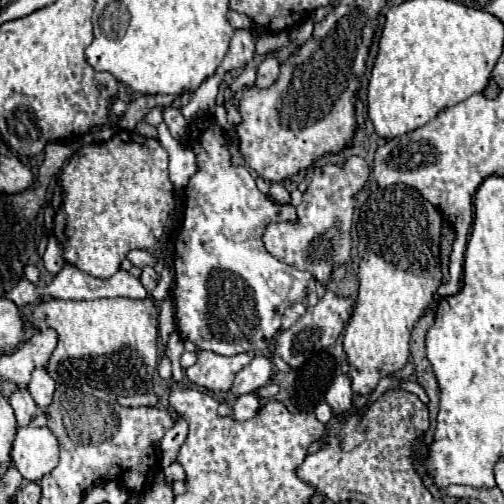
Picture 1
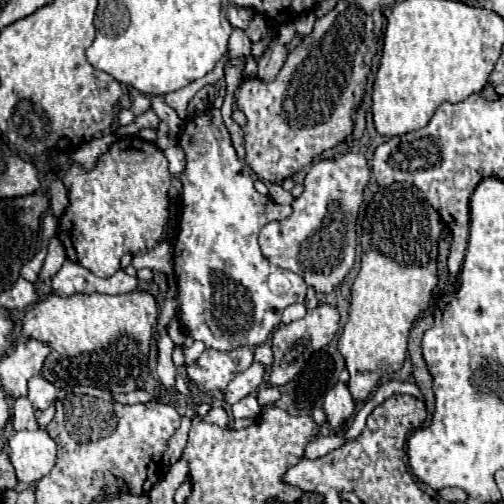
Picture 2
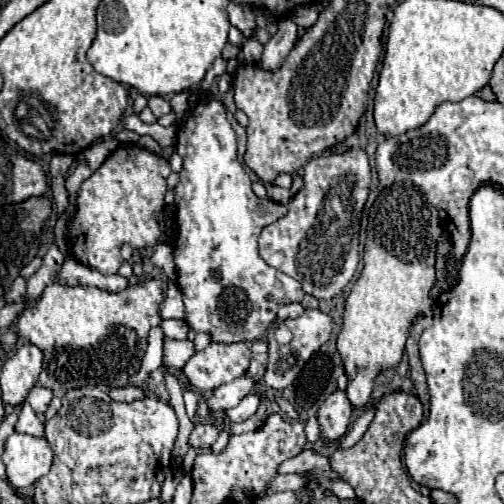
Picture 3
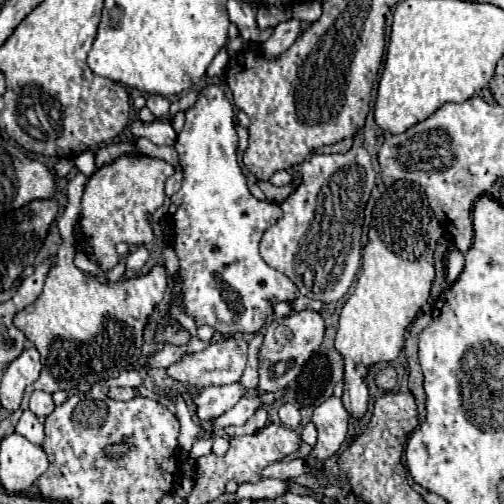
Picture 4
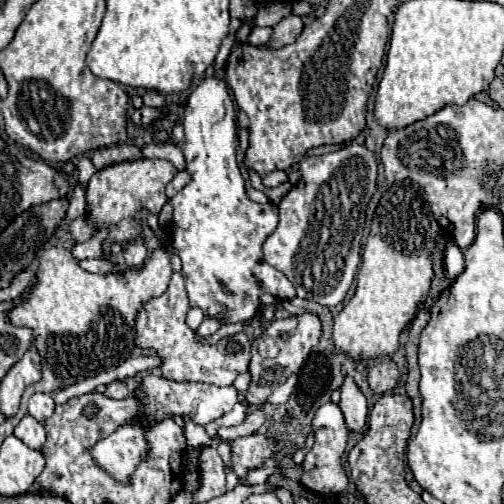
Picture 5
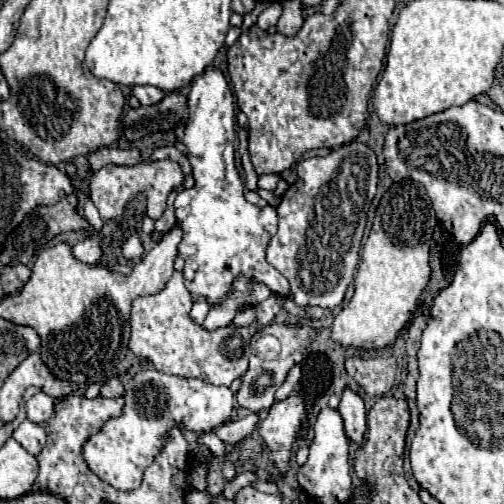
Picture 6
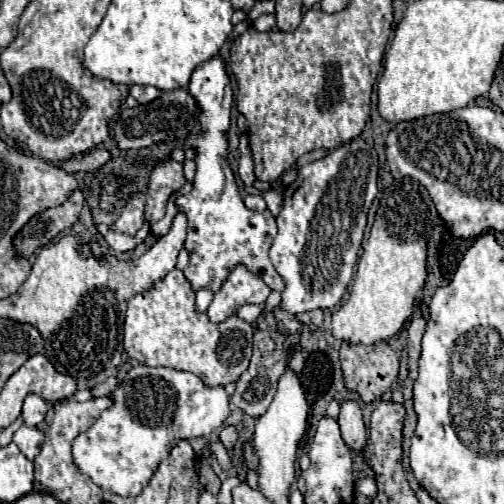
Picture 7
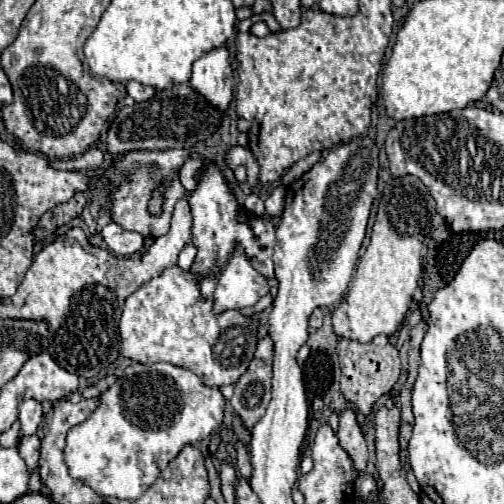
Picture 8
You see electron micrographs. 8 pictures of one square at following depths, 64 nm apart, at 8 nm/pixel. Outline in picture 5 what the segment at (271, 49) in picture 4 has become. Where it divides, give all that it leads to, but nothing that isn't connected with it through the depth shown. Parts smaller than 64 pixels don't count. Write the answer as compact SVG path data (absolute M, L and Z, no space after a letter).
M290 14L288 18L284 18L282 22L278 22L278 24L274 26L274 32L272 32L270 40L266 42L266 46L276 50L276 48L282 48L282 46L286 46L286 44L292 44L292 42L300 36L302 28L304 28L302 18L296 16L296 14Z

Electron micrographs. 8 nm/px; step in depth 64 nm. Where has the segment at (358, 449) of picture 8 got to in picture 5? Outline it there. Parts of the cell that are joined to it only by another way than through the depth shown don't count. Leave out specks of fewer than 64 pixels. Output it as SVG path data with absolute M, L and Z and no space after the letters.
M348 374L344 378L342 384L342 398L340 398L340 408L344 412L346 418L346 426L354 432L360 432L366 424L366 414L368 414L368 406L366 406L366 396L364 392L358 388L358 384L354 382L354 378Z

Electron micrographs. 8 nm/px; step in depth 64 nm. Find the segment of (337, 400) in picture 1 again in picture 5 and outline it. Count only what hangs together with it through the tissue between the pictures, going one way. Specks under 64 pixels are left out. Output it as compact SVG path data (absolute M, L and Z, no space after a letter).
M326 402L322 404L314 418L312 418L312 430L314 430L314 436L316 436L316 442L314 446L310 448L310 452L306 454L304 462L302 462L302 484L318 494L324 494L324 496L332 496L332 498L338 498L342 490L346 490L348 486L348 476L346 472L342 470L342 454L346 450L346 440L348 440L348 428L344 424L344 414L340 410L338 404L334 402Z

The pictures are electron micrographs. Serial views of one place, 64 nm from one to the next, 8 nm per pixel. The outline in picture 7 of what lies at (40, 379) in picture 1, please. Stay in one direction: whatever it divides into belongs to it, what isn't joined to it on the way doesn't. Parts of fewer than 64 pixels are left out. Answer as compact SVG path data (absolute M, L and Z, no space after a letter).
M30 394L24 400L24 408L22 408L22 418L28 426L38 426L48 412L48 402L44 398L40 398L38 394Z

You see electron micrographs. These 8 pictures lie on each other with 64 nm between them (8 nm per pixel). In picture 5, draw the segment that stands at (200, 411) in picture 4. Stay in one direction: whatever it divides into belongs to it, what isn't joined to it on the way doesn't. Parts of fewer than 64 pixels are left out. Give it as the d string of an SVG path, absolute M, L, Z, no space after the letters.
M152 372L146 374L146 378L142 380L142 388L134 396L142 400L144 412L148 416L172 416L172 414L174 416L190 416L196 424L202 424L202 426L224 416L238 402L238 390L234 386L220 388L220 386L212 386L212 384L192 384L192 382L180 384L180 382L166 380Z

